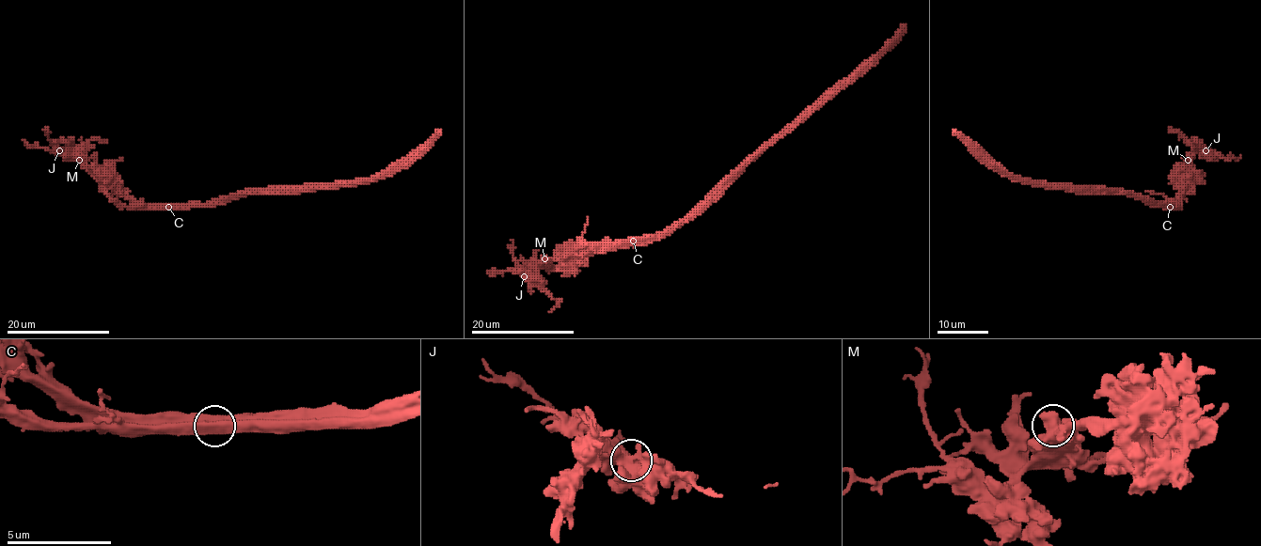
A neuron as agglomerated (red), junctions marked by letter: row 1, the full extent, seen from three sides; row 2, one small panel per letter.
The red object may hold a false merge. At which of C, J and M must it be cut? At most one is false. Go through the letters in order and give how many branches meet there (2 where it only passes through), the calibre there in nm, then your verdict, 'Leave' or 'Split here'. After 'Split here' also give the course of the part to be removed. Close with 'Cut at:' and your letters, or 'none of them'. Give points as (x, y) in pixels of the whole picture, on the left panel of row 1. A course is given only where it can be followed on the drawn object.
C: Branches: 2. Thickness 750 nm. Split here. Course of the part to remove: (168, 207), (212, 206), (268, 189), (367, 181), (409, 159), (441, 131)
J: Branches: 2. Thickness 550 nm. Leave
M: Branches: 3. Thickness 600 nm. Leave
Cut at: C

